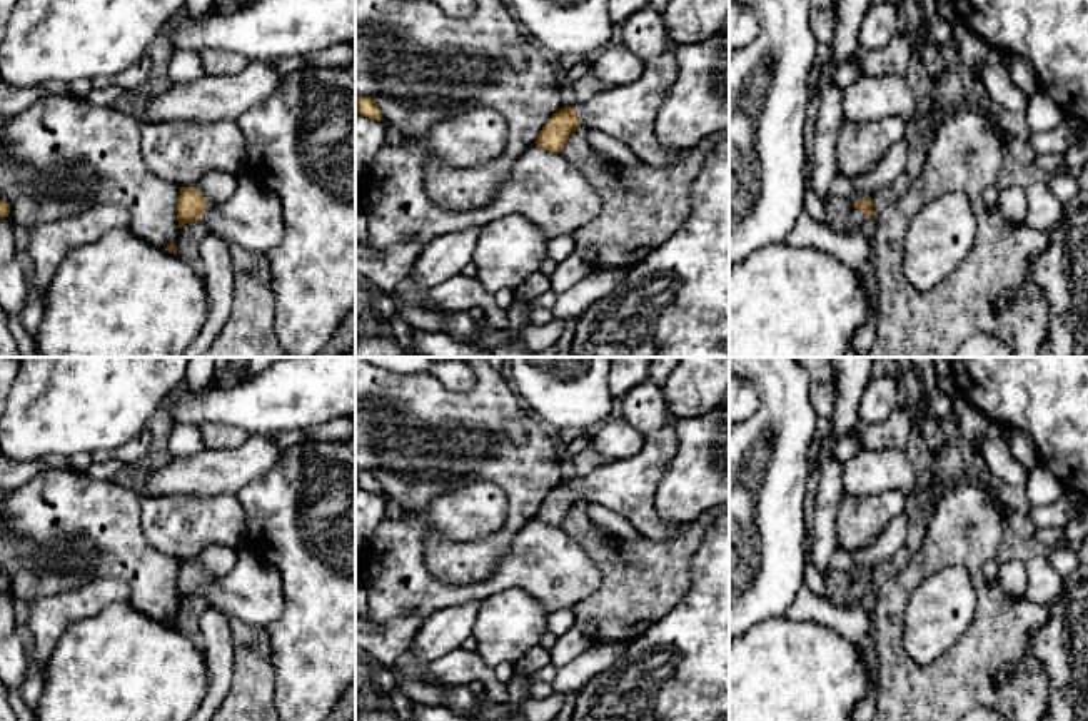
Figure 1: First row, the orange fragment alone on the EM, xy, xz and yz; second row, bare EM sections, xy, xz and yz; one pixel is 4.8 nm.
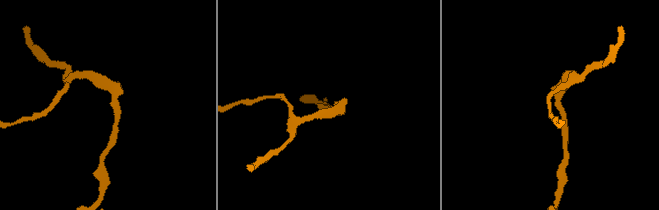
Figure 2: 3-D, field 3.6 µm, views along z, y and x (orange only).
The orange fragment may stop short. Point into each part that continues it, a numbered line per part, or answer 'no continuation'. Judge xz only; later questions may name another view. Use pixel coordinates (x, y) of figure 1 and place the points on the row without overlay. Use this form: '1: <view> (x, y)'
1: xz (628, 488)

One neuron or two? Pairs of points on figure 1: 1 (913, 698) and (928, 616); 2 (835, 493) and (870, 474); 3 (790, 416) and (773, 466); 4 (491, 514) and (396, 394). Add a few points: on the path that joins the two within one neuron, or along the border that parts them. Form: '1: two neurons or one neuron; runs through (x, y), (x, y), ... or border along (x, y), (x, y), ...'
1: two neurons; border along (901, 630), (905, 651), (921, 666), (953, 643)
2: two neurons; border along (843, 464), (843, 488), (848, 493)
3: one neuron; runs through (783, 428), (773, 454)
4: two neurons; border along (504, 493), (493, 483), (471, 481), (431, 503)

